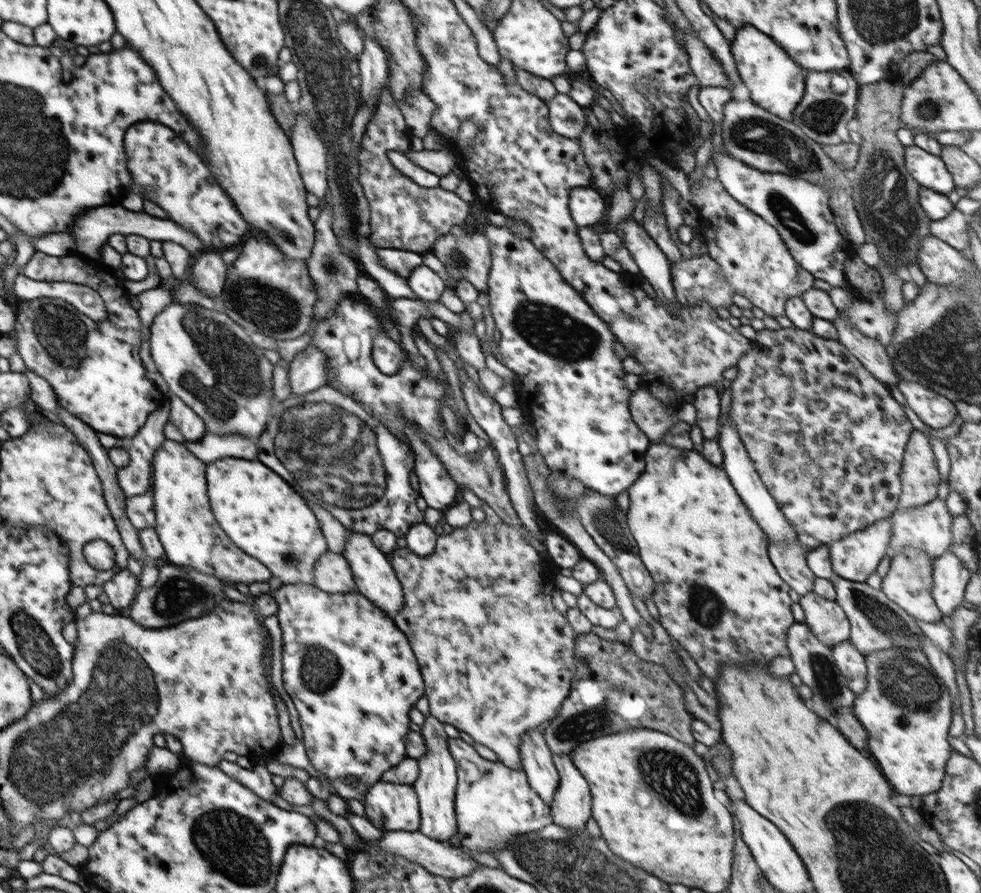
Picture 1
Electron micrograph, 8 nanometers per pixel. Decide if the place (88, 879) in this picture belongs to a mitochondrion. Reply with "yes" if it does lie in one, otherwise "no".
no

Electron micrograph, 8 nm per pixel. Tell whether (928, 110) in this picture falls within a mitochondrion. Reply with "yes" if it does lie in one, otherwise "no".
yes

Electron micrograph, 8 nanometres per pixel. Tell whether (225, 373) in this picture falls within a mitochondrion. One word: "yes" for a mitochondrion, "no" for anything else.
yes

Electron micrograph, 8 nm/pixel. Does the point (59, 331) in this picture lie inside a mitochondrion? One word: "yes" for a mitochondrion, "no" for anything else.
yes

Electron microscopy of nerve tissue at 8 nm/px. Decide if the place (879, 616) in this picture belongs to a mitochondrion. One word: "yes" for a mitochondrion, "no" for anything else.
yes

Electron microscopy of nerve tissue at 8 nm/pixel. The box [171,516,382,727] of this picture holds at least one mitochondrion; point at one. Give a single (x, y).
(319, 670)

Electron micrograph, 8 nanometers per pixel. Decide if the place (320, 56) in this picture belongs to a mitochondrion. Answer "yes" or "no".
yes

